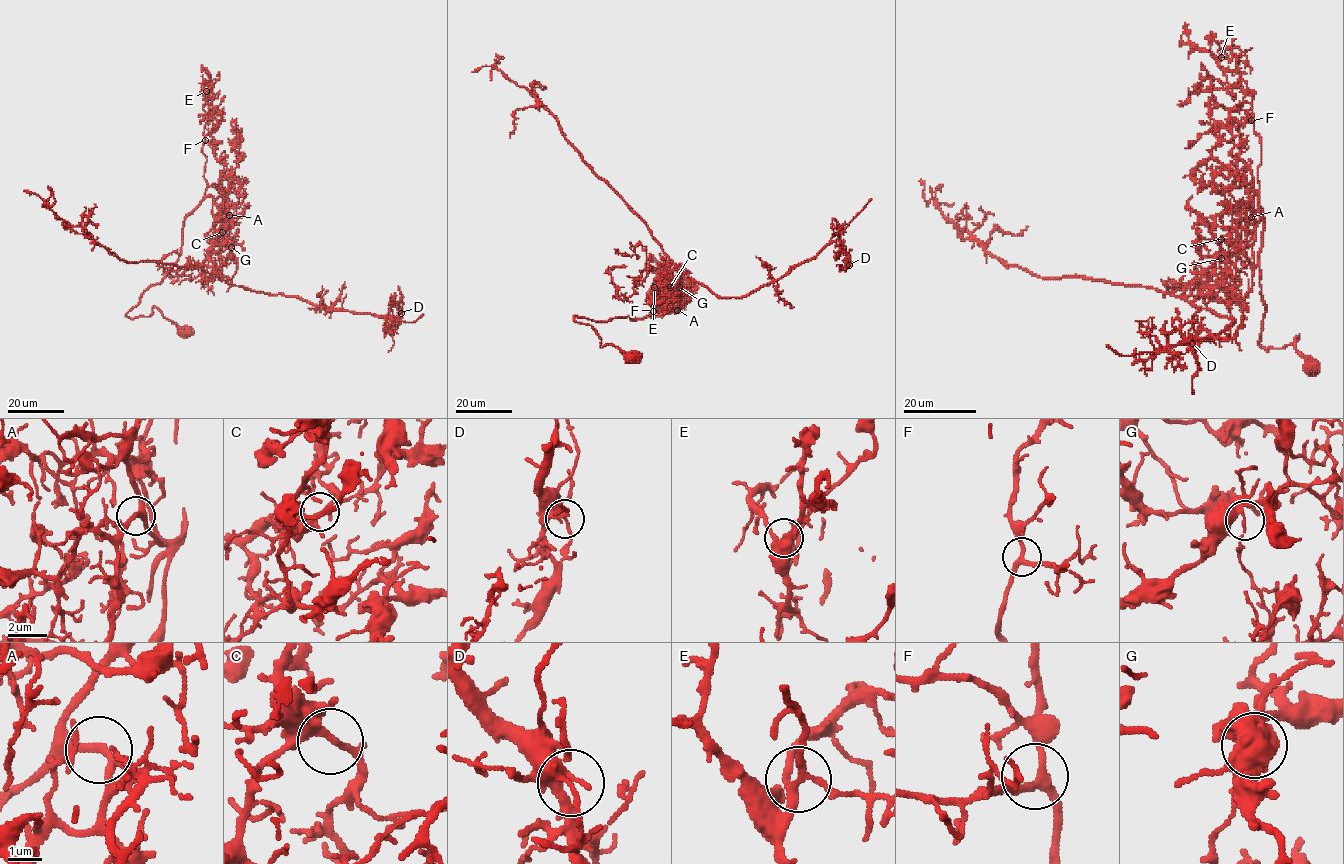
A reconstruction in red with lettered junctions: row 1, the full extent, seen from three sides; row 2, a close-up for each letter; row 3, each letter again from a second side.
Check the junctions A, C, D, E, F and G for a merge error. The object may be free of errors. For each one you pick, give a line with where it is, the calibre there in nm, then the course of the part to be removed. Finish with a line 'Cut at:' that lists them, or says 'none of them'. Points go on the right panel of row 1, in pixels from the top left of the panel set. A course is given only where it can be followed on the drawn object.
G: (1221, 258) | 200 nm | (1221, 258), (1217, 287), (1184, 298), (1038, 278), (1007, 267), (932, 198), (927, 205), (920, 179)
Cut at: G

